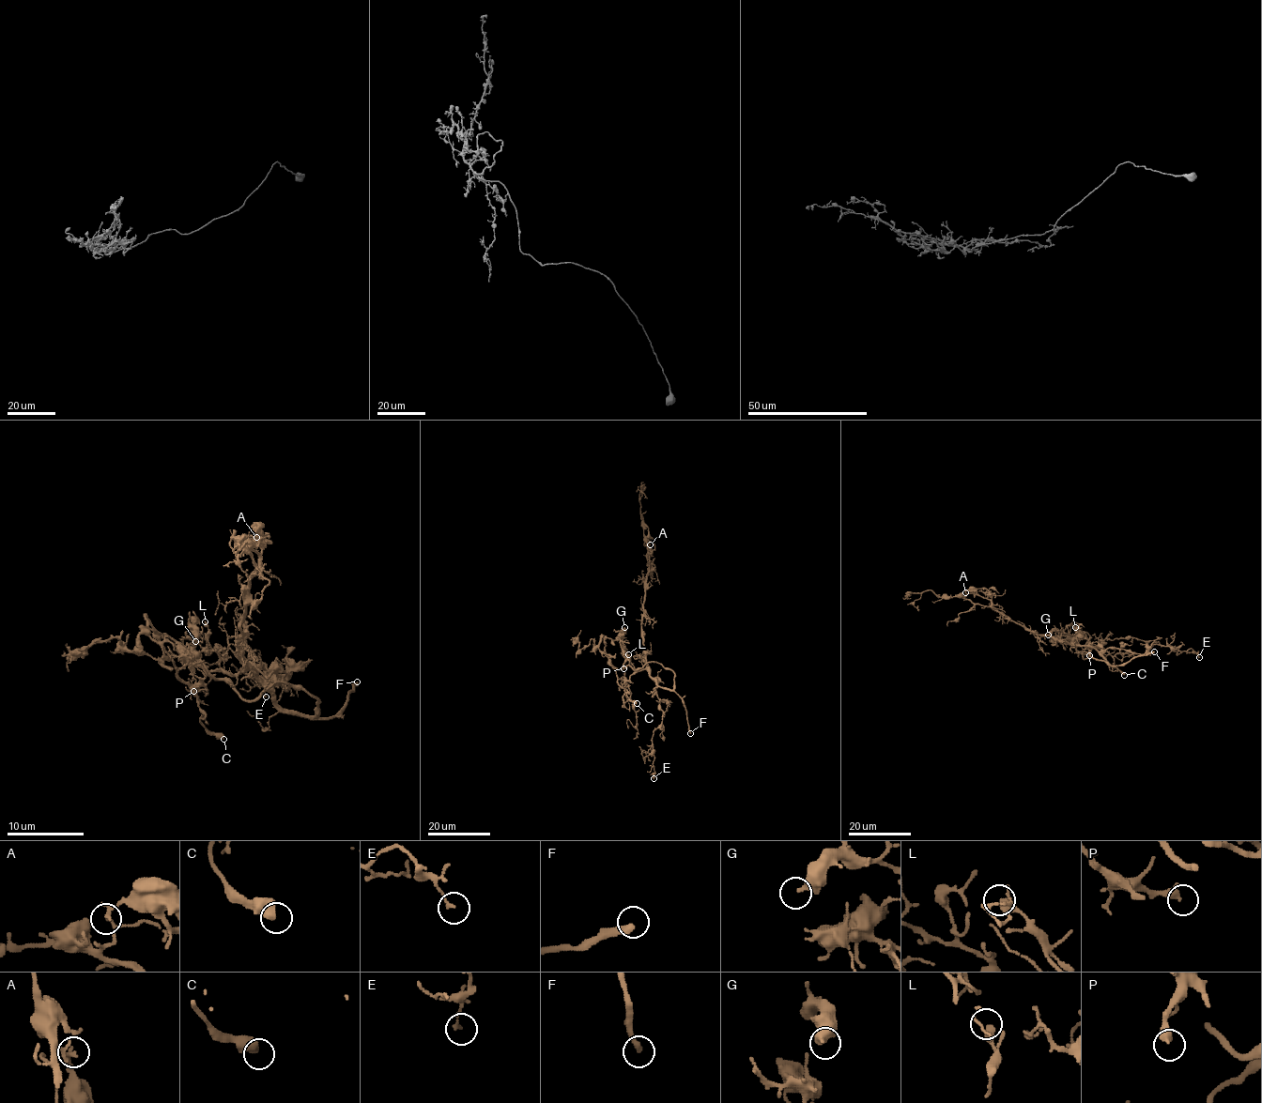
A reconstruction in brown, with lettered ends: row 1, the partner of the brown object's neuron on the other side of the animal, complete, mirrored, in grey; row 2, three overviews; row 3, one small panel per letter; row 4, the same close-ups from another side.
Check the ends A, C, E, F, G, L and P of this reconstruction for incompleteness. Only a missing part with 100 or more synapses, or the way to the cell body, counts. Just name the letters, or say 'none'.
F

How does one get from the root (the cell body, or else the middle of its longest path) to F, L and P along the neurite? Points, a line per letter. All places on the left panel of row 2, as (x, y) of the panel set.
F: (241, 656), (282, 709), (307, 716), (331, 718), (346, 704), (357, 681)
L: (241, 656), (249, 666), (238, 674), (225, 672), (220, 666), (220, 656), (208, 643), (208, 627), (205, 621)
P: (241, 656), (245, 670), (214, 678), (146, 618), (150, 637), (170, 641), (199, 680), (193, 691)

